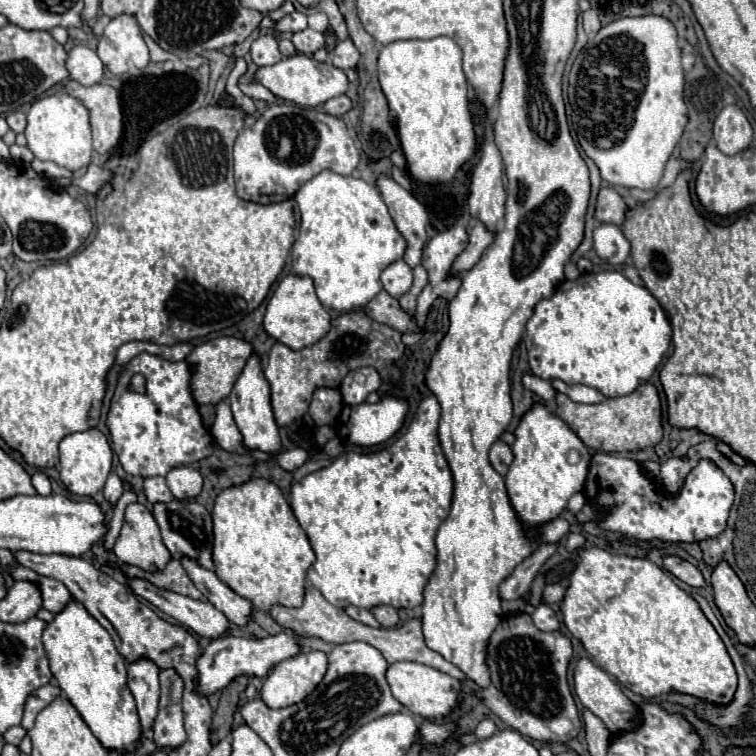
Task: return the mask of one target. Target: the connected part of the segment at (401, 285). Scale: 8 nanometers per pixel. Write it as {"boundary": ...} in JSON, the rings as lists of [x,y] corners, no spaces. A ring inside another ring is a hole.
{"boundary":[[[394,261],[392,265],[388,265],[384,271],[382,271],[382,285],[384,289],[392,295],[392,297],[402,297],[410,285],[412,285],[412,269],[402,261]]]}

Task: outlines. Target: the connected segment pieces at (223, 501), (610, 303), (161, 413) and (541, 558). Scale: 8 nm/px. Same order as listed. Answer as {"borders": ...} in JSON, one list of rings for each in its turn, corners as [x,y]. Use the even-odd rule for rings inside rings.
{"borders":[[[[252,479],[240,487],[224,489],[212,509],[214,519],[214,571],[222,583],[226,583],[240,597],[248,599],[256,609],[270,611],[272,605],[300,607],[306,591],[306,571],[316,561],[316,555],[310,547],[310,541],[296,521],[286,497],[282,491],[264,479]]],[[[620,271],[582,273],[574,281],[562,281],[550,299],[542,299],[528,319],[524,343],[528,347],[530,369],[540,379],[562,379],[568,385],[588,385],[602,391],[606,397],[620,397],[632,393],[638,383],[646,383],[656,367],[662,363],[670,347],[672,327],[656,301],[656,297],[642,285],[634,285]]],[[[150,353],[136,355],[122,369],[114,397],[110,401],[106,427],[110,429],[110,435],[112,435],[112,449],[118,455],[120,465],[124,467],[126,473],[144,477],[144,479],[154,477],[154,475],[166,475],[172,467],[190,465],[190,463],[196,463],[196,461],[212,455],[214,439],[202,423],[198,405],[190,391],[190,377],[192,377],[192,367],[188,361],[168,361],[160,355],[150,355]],[[134,373],[142,373],[146,377],[146,393],[144,395],[136,395],[132,391],[128,391],[128,381]]],[[[538,543],[530,557],[526,557],[514,573],[500,583],[500,597],[502,599],[520,599],[528,593],[534,577],[538,575],[540,567],[548,557],[552,557],[558,549],[558,543]]]]}

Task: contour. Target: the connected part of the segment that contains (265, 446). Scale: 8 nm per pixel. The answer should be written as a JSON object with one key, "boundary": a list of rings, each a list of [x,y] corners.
{"boundary":[[[252,355],[248,365],[244,367],[242,375],[238,377],[230,397],[230,407],[232,407],[232,415],[234,421],[242,433],[242,445],[248,451],[264,451],[264,453],[278,453],[282,449],[282,441],[280,441],[280,433],[272,415],[272,407],[270,407],[270,385],[262,373],[262,363],[258,355]]]}

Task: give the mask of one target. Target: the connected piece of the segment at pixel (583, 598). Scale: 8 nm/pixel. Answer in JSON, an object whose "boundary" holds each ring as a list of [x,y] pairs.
{"boundary":[[[598,547],[584,549],[580,553],[580,563],[568,579],[562,613],[568,631],[580,639],[588,655],[632,693],[652,699],[676,691],[710,701],[714,705],[732,703],[738,677],[720,635],[702,613],[696,599],[680,589],[670,575],[650,559],[612,555]]]}

